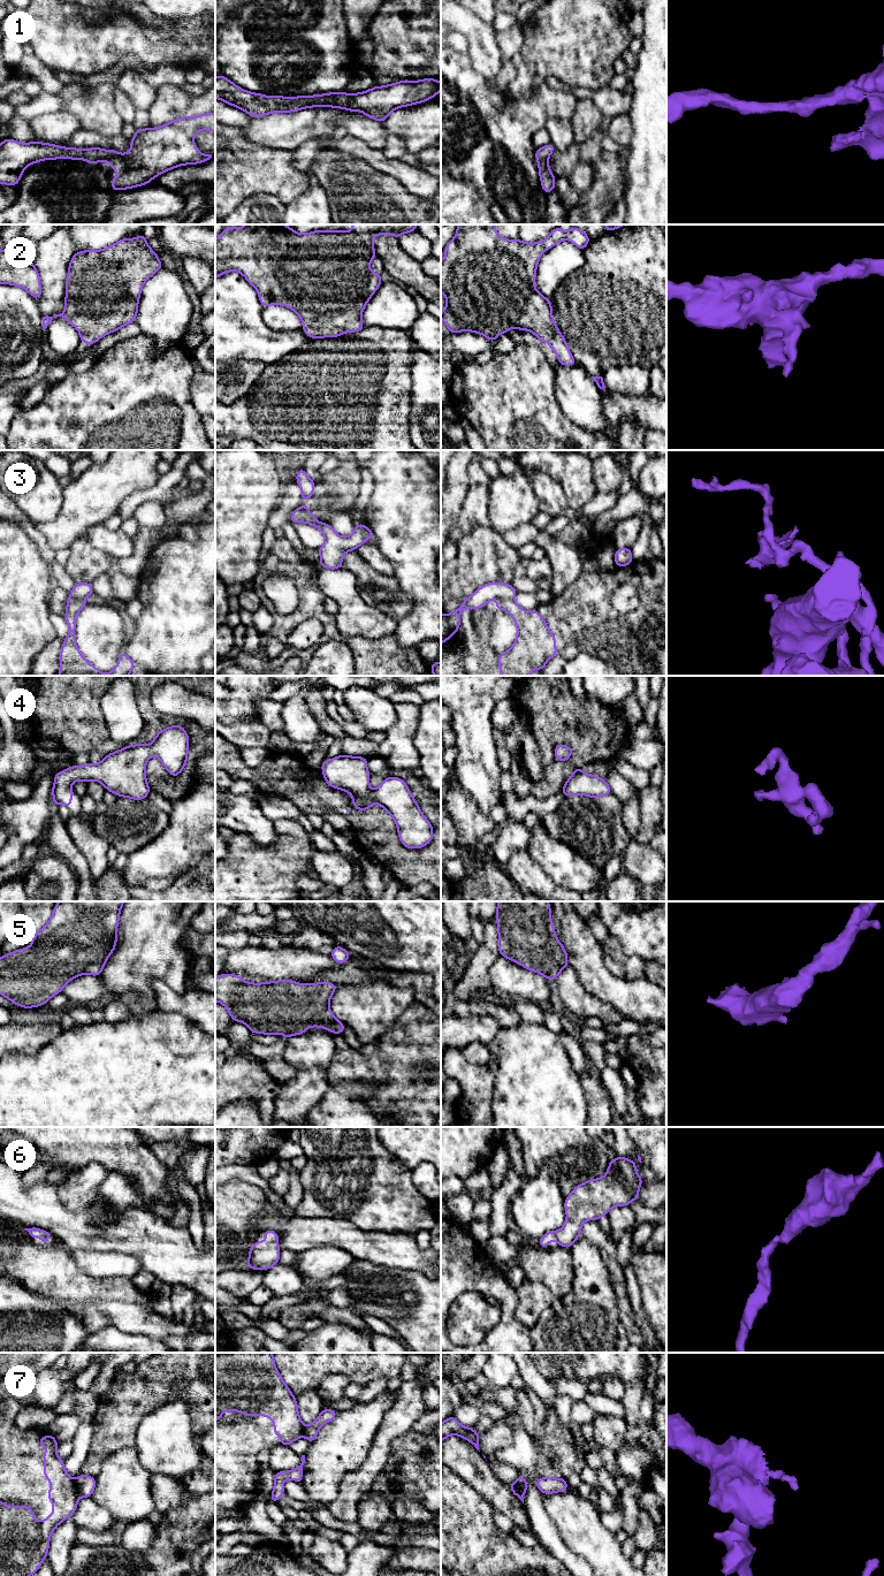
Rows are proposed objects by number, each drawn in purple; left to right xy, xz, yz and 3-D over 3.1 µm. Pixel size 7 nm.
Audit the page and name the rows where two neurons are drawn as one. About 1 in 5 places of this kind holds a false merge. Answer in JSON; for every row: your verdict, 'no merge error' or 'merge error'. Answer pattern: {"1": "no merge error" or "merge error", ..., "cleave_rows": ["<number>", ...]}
{"1": "no merge error", "2": "no merge error", "3": "merge error", "4": "no merge error", "5": "no merge error", "6": "no merge error", "7": "merge error", "cleave_rows": ["3", "7"]}

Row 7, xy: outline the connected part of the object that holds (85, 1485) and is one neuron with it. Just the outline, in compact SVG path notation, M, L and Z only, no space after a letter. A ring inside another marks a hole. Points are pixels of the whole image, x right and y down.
M81 1474L76 1479L76 1487L79 1498L91 1498L96 1487L96 1477Z

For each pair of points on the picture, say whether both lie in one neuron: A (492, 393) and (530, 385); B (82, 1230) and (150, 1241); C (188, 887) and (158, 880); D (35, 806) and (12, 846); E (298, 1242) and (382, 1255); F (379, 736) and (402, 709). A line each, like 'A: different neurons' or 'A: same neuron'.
A: same neuron
B: same neuron
C: different neurons
D: same neuron
E: same neuron
F: different neurons

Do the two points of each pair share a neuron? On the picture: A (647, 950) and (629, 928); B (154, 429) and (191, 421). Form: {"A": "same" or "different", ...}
{"A": "same", "B": "same"}

